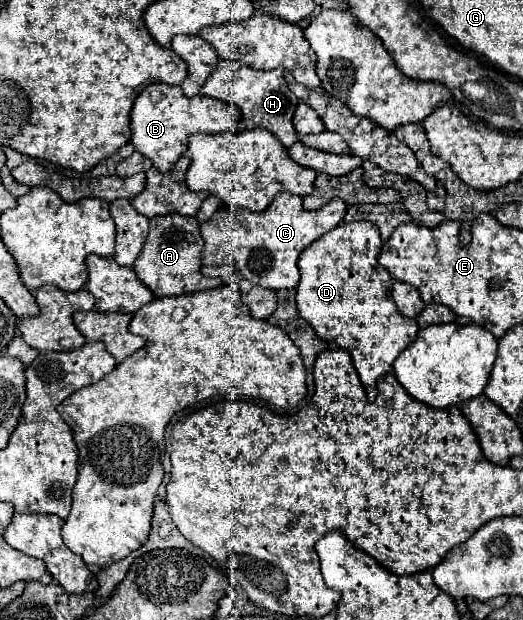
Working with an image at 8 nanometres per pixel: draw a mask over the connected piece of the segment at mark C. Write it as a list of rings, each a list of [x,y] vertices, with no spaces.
[[[281,192],[273,198],[271,206],[263,212],[251,212],[245,208],[229,208],[223,204],[209,220],[201,222],[201,236],[205,240],[203,248],[203,264],[219,266],[227,264],[227,258],[235,262],[241,274],[269,290],[285,290],[295,288],[299,284],[297,258],[299,254],[319,236],[337,228],[347,212],[347,204],[343,200],[331,200],[319,210],[305,210],[303,200],[289,192]]]

